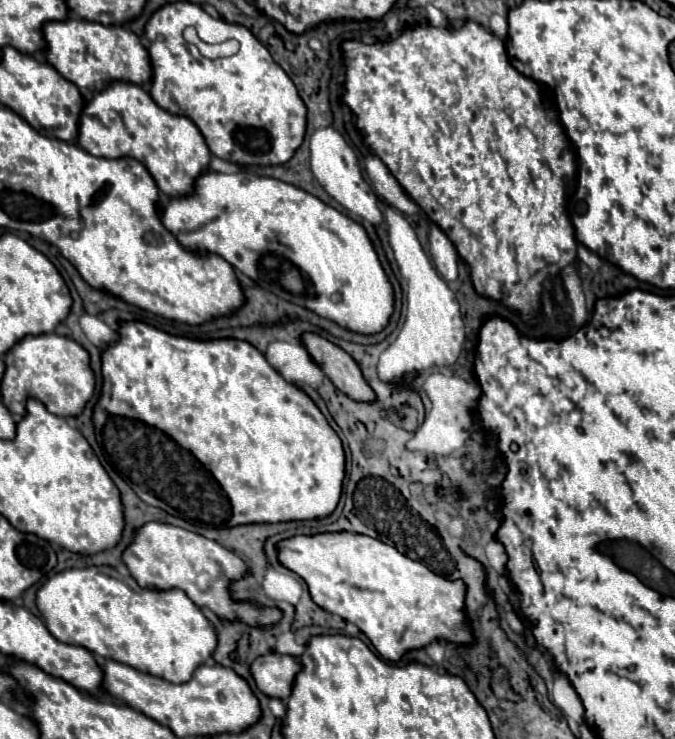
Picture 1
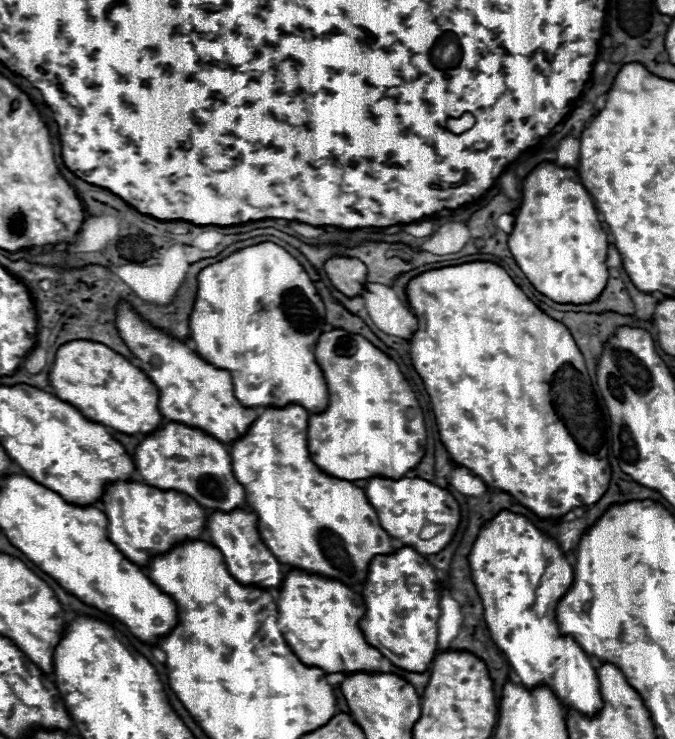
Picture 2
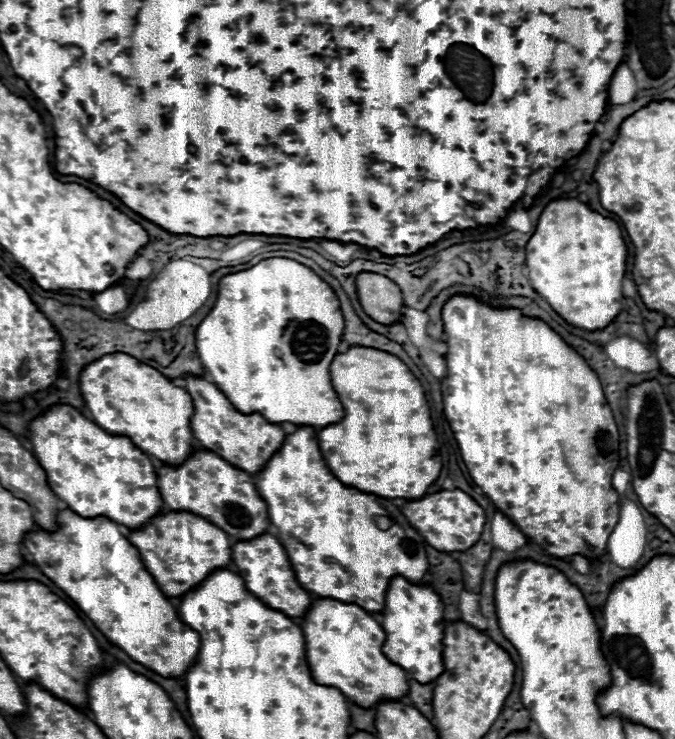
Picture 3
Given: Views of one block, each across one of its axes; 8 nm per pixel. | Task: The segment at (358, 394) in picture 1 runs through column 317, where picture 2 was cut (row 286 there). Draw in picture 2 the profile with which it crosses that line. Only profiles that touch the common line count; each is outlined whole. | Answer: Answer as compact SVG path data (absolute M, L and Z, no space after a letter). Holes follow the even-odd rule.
M336 254L324 262L324 272L332 286L346 296L358 296L364 290L366 266L356 258Z

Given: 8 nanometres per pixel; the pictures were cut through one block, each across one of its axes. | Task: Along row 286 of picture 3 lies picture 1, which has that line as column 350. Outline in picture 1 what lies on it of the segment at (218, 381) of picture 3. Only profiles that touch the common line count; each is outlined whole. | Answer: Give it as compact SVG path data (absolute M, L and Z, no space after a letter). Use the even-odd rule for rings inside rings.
M206 172L196 182L196 194L170 198L170 202L162 206L162 222L186 250L194 254L218 254L260 288L308 308L346 330L368 336L382 332L390 322L394 312L394 288L366 230L352 218L292 184L248 172Z

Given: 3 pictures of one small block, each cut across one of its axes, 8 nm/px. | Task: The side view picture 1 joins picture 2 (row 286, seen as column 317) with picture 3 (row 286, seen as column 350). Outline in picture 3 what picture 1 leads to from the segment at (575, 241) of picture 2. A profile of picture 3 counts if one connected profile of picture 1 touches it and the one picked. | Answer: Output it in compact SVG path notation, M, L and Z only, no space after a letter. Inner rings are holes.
M560 198L550 202L538 218L536 232L526 244L526 266L532 288L572 326L594 332L606 328L622 312L622 280L626 274L628 246L618 222L592 212L586 204L574 198Z

